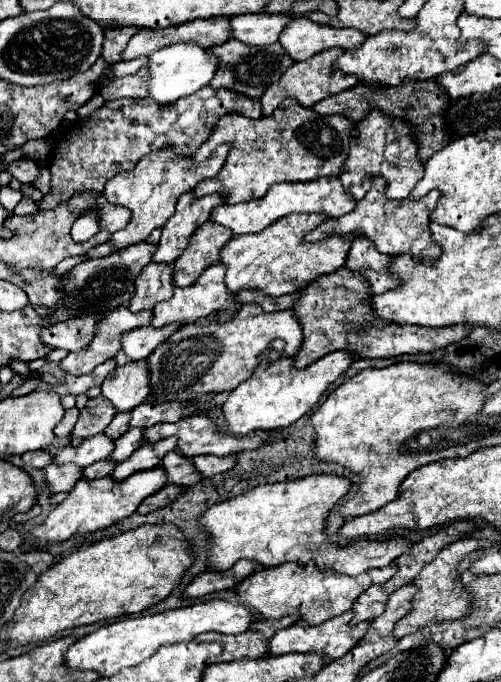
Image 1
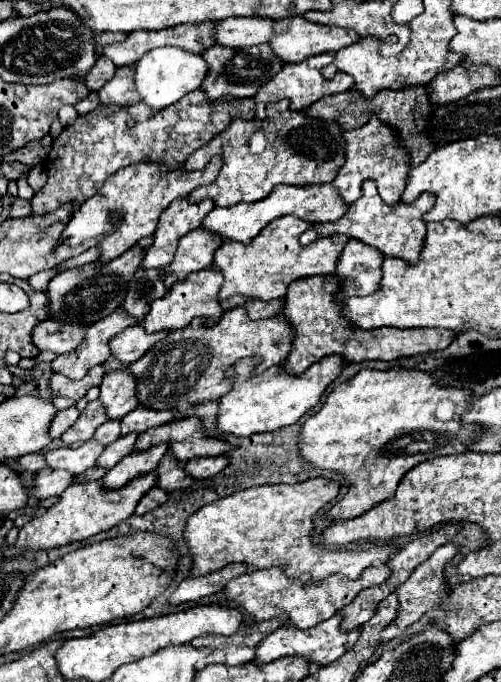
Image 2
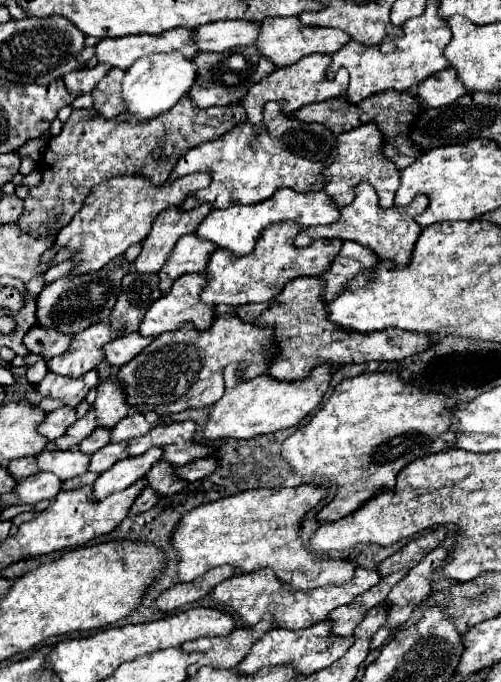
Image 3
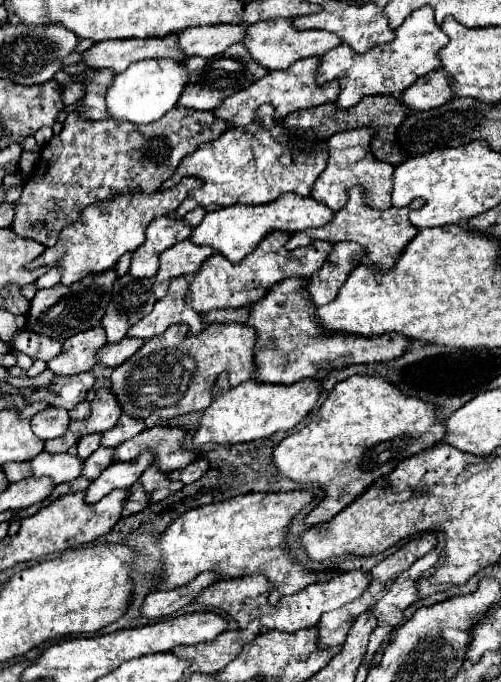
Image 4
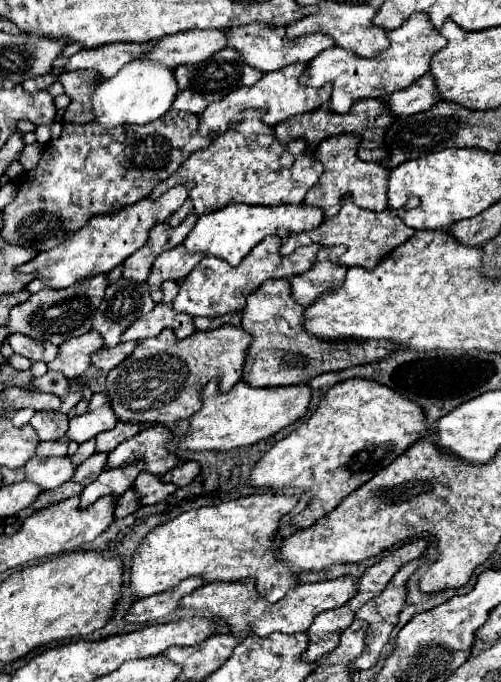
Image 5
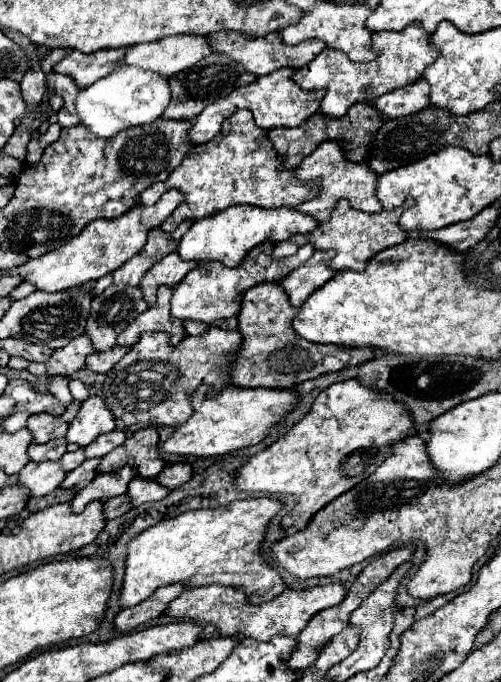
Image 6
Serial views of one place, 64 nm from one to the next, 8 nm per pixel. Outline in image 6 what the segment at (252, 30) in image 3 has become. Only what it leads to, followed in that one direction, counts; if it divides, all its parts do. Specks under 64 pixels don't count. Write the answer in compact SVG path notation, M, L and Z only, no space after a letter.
M168 36L152 44L136 44L136 48L128 48L124 66L140 66L170 78L210 54L212 48L206 36Z

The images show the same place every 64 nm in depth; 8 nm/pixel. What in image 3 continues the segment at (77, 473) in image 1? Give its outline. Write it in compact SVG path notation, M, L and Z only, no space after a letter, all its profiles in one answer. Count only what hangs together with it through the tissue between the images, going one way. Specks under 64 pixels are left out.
M38 472L16 486L14 492L4 494L2 500L10 506L36 504L40 500L52 500L60 492L62 480L52 472Z

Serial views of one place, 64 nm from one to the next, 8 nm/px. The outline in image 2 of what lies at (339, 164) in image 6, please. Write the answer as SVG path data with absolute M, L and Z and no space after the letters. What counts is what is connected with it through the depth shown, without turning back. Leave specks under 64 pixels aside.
M370 116L370 120L354 130L344 132L346 138L346 162L340 168L332 185L339 190L342 188L341 196L349 204L349 188L358 188L364 180L376 180L378 192L386 204L396 204L408 184L408 172L410 172L410 158L400 142L394 128L380 122L376 116Z

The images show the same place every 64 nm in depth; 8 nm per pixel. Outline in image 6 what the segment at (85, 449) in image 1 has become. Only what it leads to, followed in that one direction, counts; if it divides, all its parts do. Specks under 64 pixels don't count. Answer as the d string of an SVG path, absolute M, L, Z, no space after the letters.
M28 462L18 476L18 482L24 484L32 496L44 496L62 484L66 470L58 462Z

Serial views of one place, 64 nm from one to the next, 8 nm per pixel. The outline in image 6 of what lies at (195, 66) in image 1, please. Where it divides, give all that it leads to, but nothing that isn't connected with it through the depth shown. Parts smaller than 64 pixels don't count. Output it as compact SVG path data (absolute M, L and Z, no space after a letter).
M124 66L114 74L94 82L92 86L86 86L78 94L76 108L78 108L78 114L82 116L82 124L94 136L110 138L124 128L152 124L164 114L164 110L170 104L170 98L172 98L172 90L168 86L168 78L156 72L148 72L144 68Z

